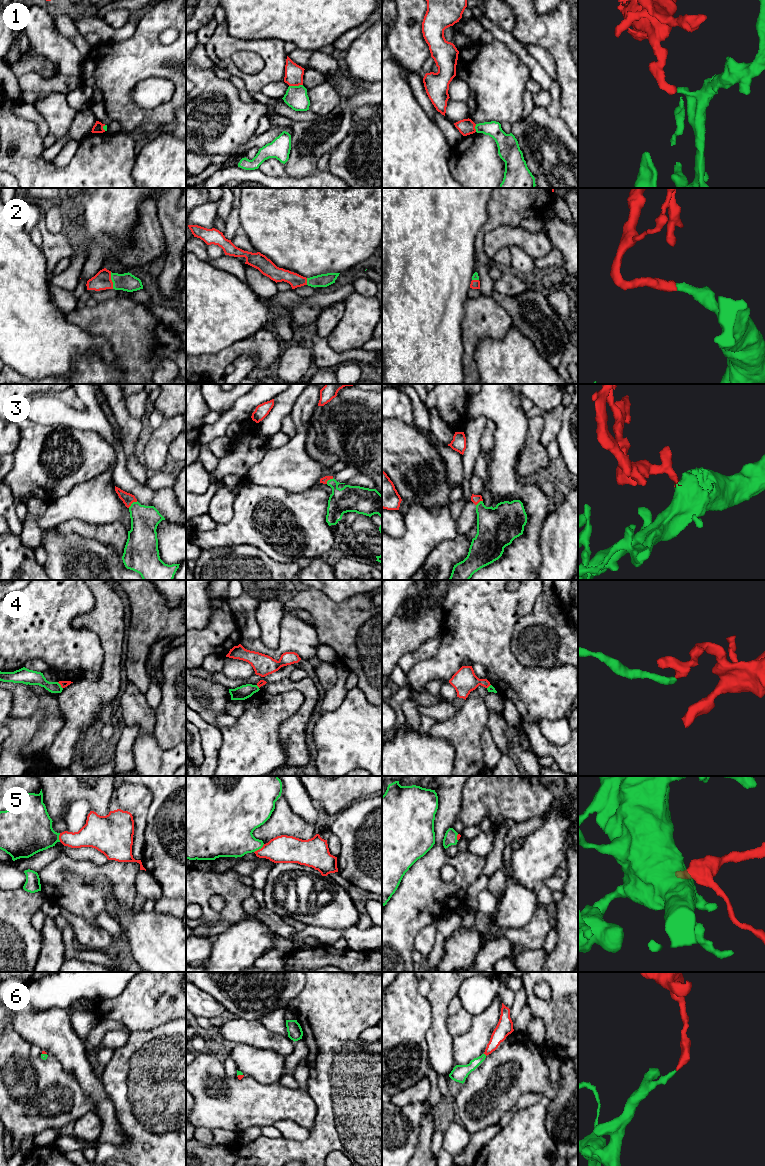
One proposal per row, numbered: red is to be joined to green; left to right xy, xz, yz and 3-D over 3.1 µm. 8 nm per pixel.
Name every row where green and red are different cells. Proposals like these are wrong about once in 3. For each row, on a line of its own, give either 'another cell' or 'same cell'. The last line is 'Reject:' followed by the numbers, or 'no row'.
1: another cell
2: same cell
3: same cell
4: another cell
5: same cell
6: same cell
Reject: 1, 4

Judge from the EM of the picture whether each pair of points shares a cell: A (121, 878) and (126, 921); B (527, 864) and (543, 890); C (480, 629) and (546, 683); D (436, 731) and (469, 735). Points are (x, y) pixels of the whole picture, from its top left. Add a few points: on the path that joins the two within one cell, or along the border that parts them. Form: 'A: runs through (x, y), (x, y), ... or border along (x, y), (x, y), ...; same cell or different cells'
A: border along (114, 894), (120, 903), (133, 907); different cells
B: border along (543, 882), (536, 891), (538, 904); different cells
C: runs through (491, 647), (528, 683); same cell
D: runs through (444, 731), (461, 731); same cell

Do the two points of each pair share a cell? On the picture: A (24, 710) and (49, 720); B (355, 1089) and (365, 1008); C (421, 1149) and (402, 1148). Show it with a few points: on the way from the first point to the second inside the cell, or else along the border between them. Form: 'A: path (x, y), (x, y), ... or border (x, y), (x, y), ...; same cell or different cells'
A: path (32, 706), (42, 706), (48, 712); same cell
B: path (355, 1069), (352, 1059), (352, 1028); same cell
C: border (420, 1127), (418, 1141), (411, 1155); different cells

